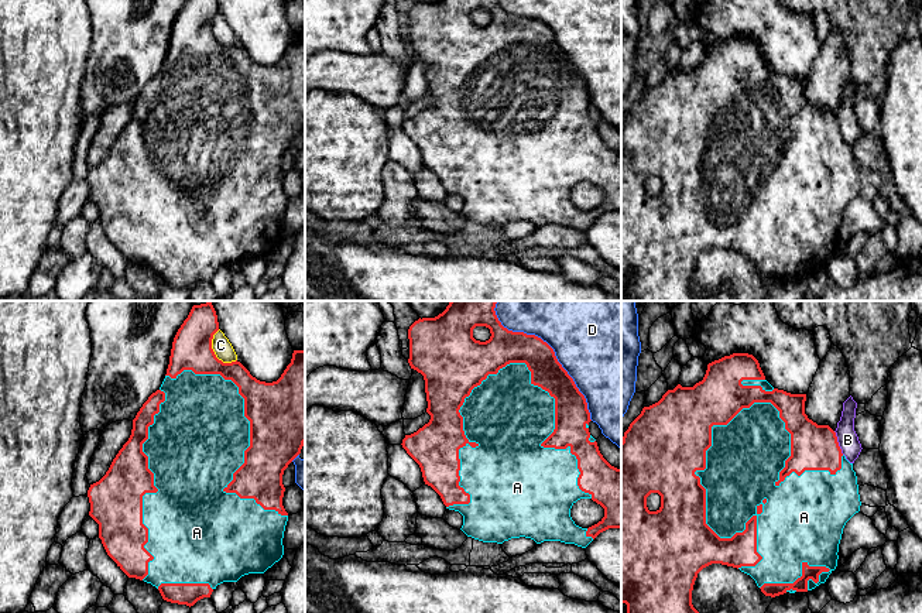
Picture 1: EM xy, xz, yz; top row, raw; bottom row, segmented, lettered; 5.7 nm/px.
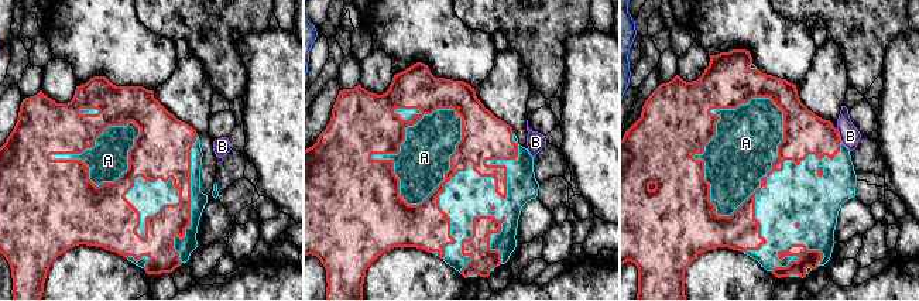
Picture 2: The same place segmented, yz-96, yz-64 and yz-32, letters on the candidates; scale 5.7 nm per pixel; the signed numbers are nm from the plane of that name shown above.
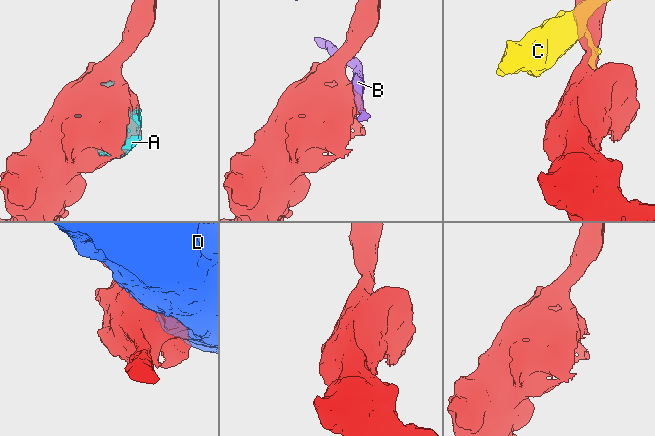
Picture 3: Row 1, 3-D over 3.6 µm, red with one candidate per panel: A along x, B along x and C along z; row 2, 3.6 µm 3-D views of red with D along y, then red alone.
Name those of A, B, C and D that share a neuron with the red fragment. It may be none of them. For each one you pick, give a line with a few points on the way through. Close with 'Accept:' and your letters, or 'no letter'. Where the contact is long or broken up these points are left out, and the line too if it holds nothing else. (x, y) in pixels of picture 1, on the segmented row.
Accept: A

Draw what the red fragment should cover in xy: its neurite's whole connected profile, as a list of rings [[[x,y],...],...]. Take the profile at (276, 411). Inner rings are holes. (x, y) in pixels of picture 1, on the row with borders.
[[[212,302],[193,305],[174,338],[169,364],[161,387],[148,397],[137,412],[130,438],[113,459],[106,475],[90,484],[88,490],[89,516],[99,524],[99,538],[107,555],[128,578],[155,586],[164,600],[189,607],[203,597],[210,597],[217,585],[237,582],[249,573],[264,573],[282,558],[282,538],[288,521],[288,513],[282,506],[285,492],[282,475],[305,444],[305,349],[294,350],[291,363],[281,377],[277,381],[265,383],[253,377],[240,362],[223,363],[216,357],[212,339],[217,331],[219,322]]]

